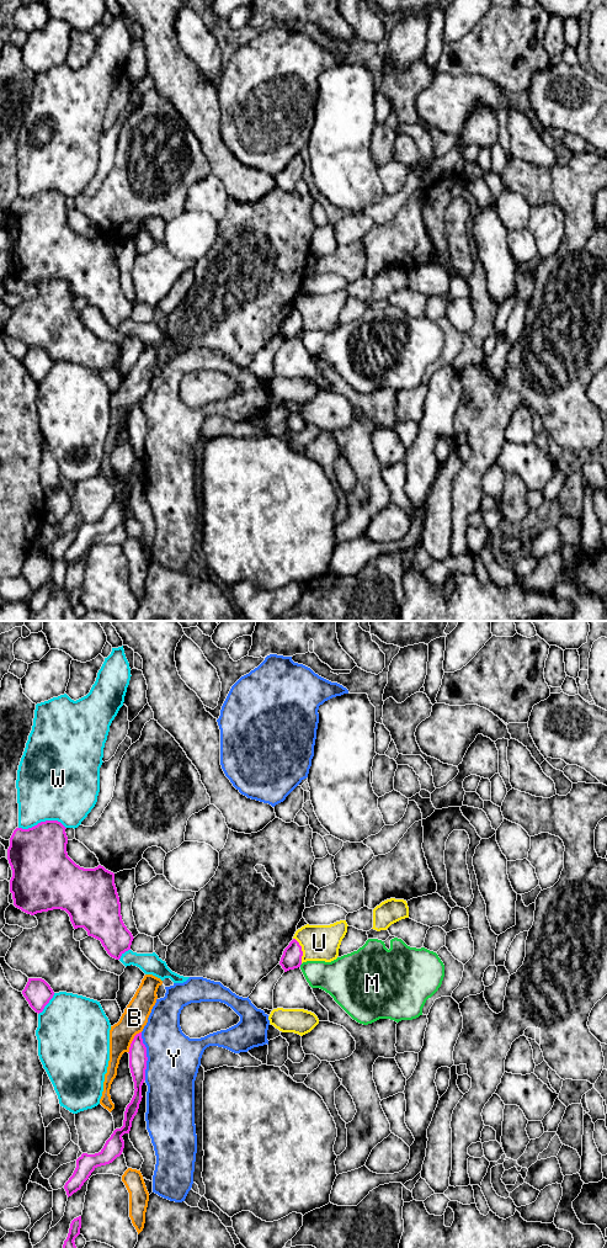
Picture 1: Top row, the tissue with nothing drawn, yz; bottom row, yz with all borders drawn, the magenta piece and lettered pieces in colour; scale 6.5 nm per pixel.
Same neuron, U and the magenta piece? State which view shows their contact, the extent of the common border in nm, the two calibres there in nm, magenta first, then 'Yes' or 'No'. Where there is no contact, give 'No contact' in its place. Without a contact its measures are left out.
Touches magenta in yz. Shared border 180 nm. Thickness 130 nm (magenta) against 240 nm. No

